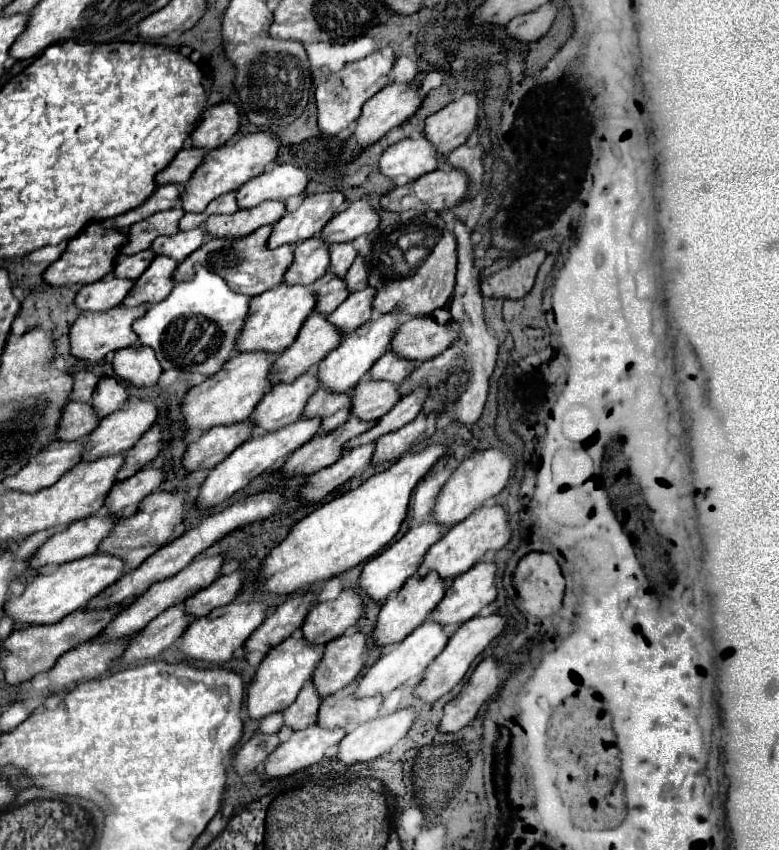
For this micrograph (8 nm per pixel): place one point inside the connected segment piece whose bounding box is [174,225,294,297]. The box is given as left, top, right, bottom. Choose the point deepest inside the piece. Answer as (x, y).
(248, 266)

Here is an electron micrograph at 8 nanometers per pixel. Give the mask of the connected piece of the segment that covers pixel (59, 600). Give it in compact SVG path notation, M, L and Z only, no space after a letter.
M88 555L70 563L62 563L52 573L36 575L36 579L28 583L20 595L12 595L4 605L4 613L20 627L44 625L44 623L50 625L78 609L84 609L84 605L92 597L96 597L100 591L104 591L106 587L110 587L114 581L120 579L122 567L124 563L118 557L110 555Z

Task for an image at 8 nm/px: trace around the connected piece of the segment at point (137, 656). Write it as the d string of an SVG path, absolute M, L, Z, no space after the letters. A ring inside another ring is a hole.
M174 605L160 613L154 621L150 621L134 641L130 641L130 649L122 653L120 661L122 663L136 663L136 661L146 661L154 659L160 651L166 647L174 645L176 639L182 637L184 629L190 625L194 617L188 617L184 613L182 605Z

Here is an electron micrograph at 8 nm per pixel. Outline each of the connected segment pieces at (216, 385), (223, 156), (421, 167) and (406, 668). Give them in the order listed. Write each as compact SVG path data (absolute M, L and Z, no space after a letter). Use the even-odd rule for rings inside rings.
M240 353L234 355L218 373L208 377L204 383L192 387L180 405L180 413L184 417L184 429L206 431L214 425L230 425L234 421L246 421L258 401L270 391L274 381L268 381L268 373L272 369L274 355L270 353Z
M252 133L252 135L242 135L230 147L222 145L222 147L210 151L206 155L206 159L202 161L202 165L192 173L190 181L186 183L180 207L184 211L202 211L216 197L230 193L230 189L236 191L246 181L260 175L262 171L266 171L274 163L274 159L278 155L278 147L280 147L280 143L278 143L276 135L272 135L272 133Z
M426 137L416 139L402 139L390 145L378 163L382 175L386 175L391 182L402 186L408 181L414 181L434 169L438 169L442 159L438 157L436 149L430 145Z
M424 621L420 627L416 627L402 643L394 645L390 651L386 651L366 673L364 677L358 681L358 687L354 691L354 697L362 699L362 697L374 697L374 695L386 695L390 691L394 691L398 685L402 685L404 681L416 679L420 677L428 663L446 647L446 641L450 639L450 631L440 627L438 623L432 621ZM384 663L392 663L392 665L384 665Z

